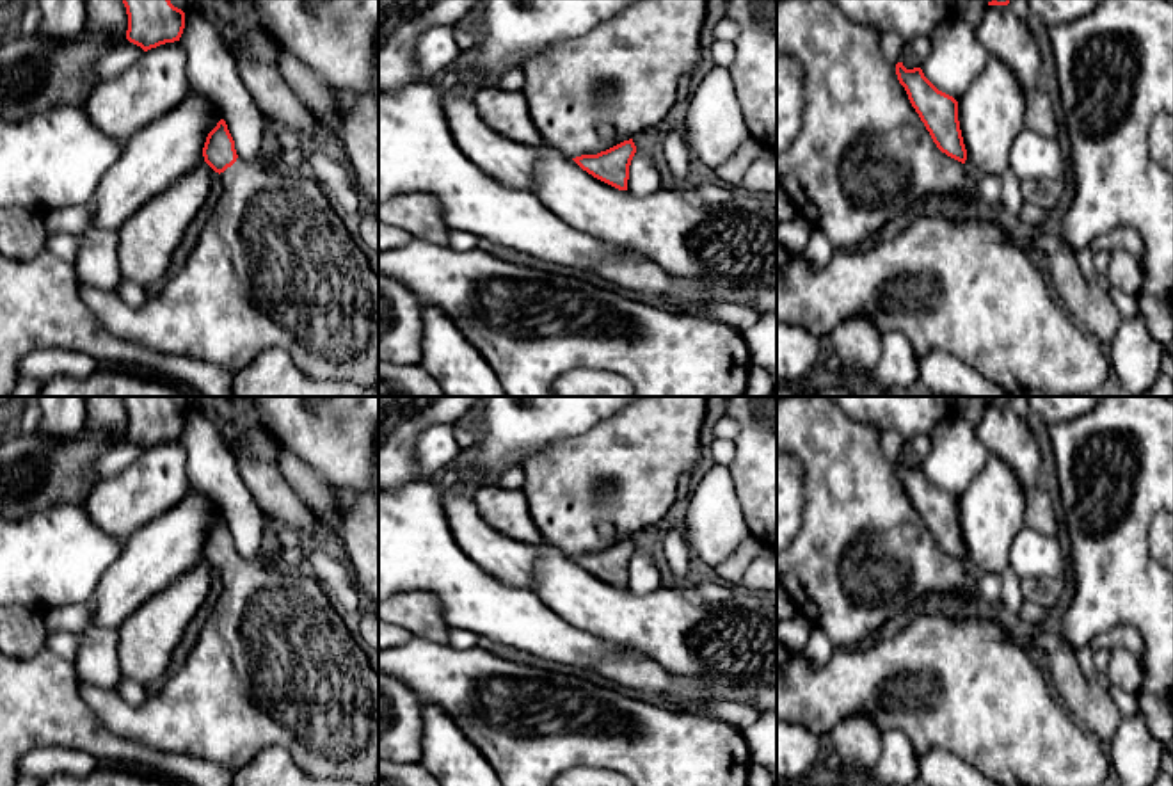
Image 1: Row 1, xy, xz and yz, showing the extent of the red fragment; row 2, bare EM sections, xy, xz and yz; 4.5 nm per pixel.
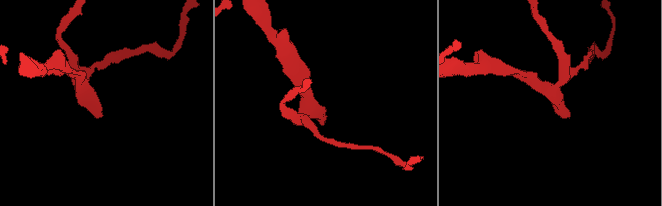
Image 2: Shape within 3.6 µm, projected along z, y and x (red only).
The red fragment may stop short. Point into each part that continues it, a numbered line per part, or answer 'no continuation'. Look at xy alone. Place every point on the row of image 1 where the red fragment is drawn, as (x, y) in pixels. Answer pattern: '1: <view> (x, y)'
1: xy (274, 267)

